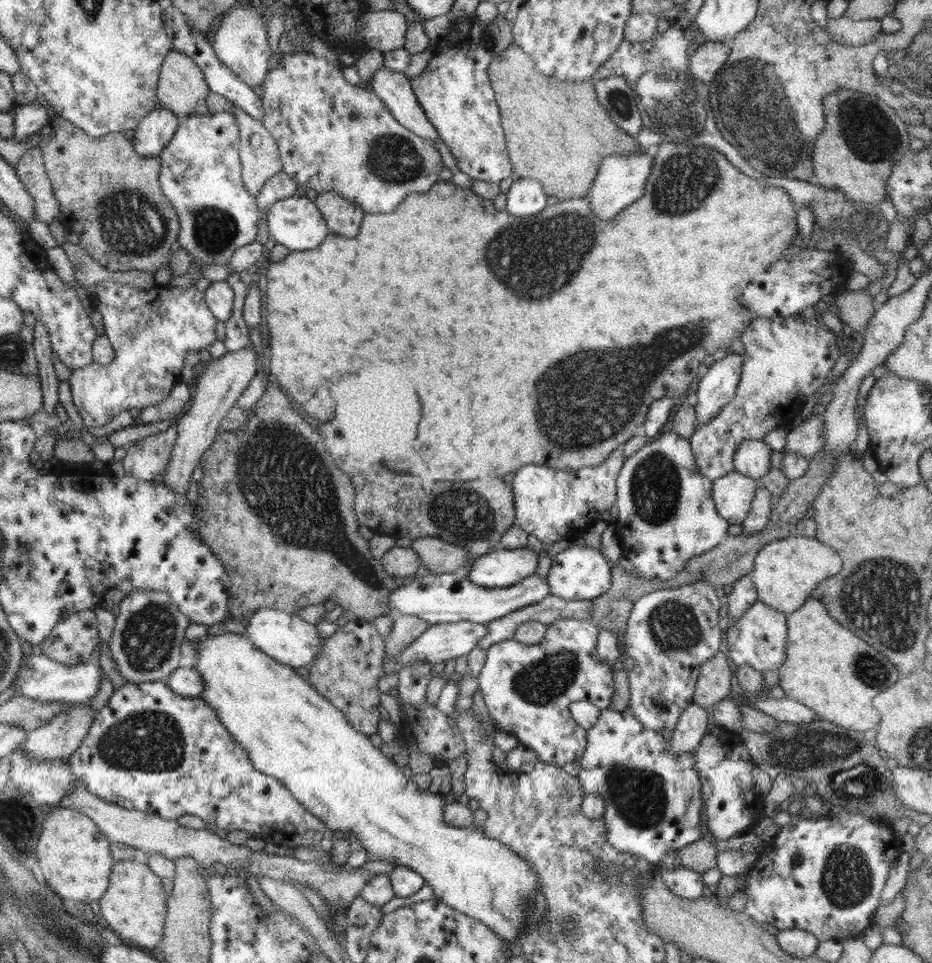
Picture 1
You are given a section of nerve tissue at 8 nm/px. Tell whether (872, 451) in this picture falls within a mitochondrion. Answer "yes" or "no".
no

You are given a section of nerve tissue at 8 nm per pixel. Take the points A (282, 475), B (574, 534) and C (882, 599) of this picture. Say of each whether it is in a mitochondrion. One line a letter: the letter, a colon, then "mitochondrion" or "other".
A: mitochondrion
B: other
C: mitochondrion

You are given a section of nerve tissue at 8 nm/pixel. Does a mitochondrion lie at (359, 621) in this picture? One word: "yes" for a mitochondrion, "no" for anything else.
no

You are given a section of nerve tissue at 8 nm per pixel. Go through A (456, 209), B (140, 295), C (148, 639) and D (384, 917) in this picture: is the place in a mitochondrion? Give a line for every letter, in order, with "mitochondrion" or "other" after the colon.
A: other
B: other
C: mitochondrion
D: other

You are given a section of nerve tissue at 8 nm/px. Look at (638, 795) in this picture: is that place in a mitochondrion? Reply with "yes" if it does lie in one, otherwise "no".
yes

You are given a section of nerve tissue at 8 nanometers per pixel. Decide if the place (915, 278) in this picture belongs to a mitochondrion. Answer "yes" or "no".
no

